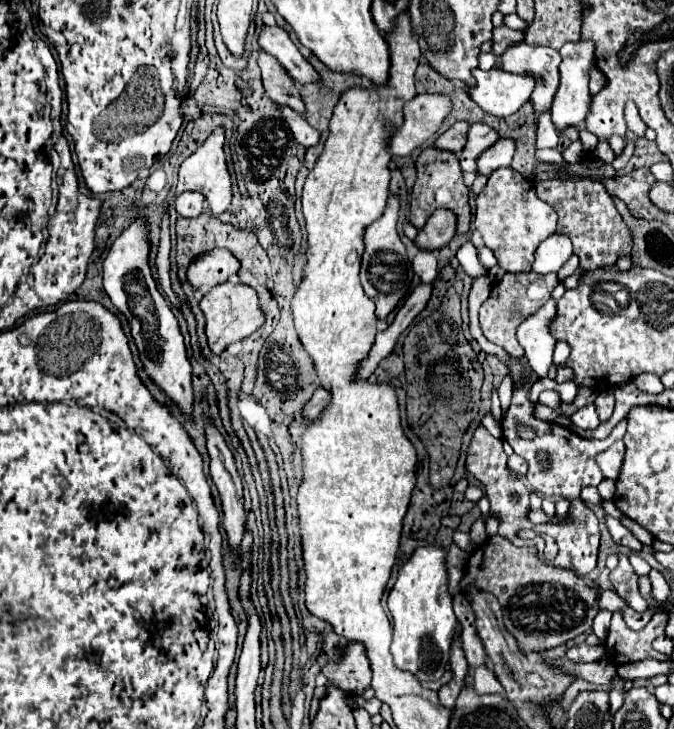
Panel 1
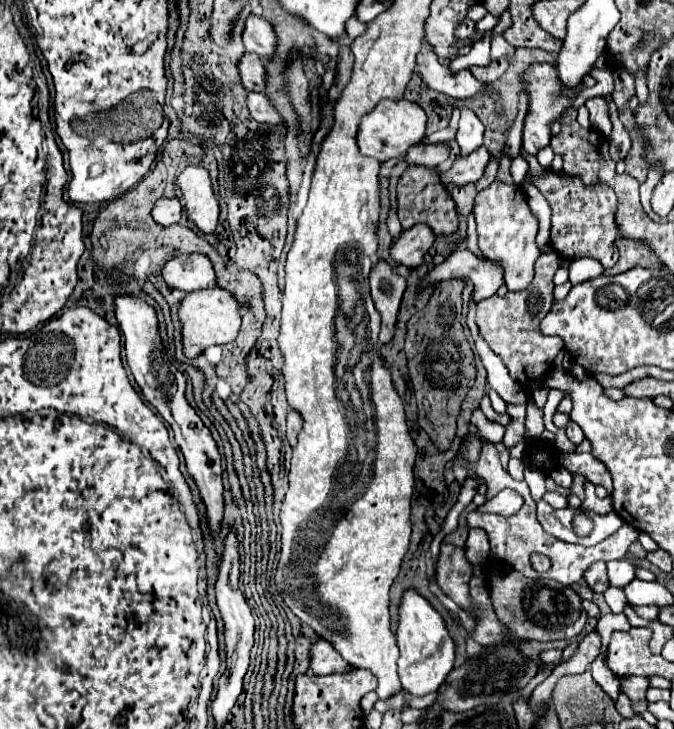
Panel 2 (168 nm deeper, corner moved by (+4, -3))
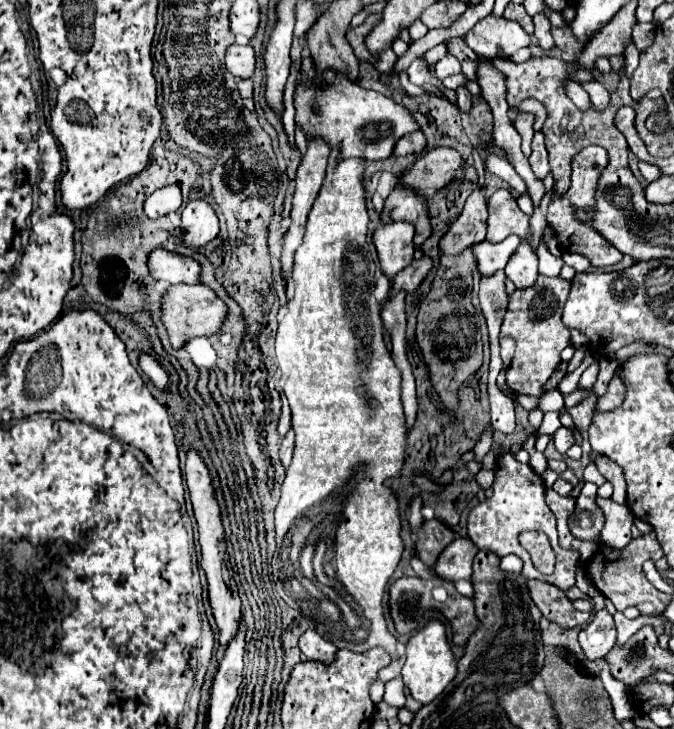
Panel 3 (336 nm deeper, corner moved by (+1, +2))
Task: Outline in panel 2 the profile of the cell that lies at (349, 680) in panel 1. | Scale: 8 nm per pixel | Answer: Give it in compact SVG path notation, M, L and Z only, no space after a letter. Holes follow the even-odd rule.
M317 639L311 647L311 671L315 675L329 675L329 673L349 673L353 667L335 651L329 641Z

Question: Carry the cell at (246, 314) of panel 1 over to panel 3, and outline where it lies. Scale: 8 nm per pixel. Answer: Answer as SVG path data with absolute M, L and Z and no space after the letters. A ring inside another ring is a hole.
M200 282L170 286L166 294L160 298L160 308L162 308L162 324L168 332L174 350L182 348L190 338L216 334L216 330L220 330L220 324L224 322L224 312L226 312L222 300L208 286Z

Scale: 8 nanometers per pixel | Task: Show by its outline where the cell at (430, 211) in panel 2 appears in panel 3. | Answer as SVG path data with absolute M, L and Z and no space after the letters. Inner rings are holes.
M394 188L390 196L384 200L384 210L380 214L380 222L408 222L414 226L414 244L420 246L430 236L430 218L426 210L426 202L416 192Z

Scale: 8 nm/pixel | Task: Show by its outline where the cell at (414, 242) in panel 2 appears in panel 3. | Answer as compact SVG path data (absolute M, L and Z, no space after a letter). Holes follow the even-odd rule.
M394 222L380 226L372 232L372 242L378 248L378 258L384 276L392 278L412 262L414 244L410 224Z

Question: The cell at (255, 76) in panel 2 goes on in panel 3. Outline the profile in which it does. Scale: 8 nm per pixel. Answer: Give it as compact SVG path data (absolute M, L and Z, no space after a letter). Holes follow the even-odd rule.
M232 44L226 48L226 68L238 78L252 78L254 74L254 50L250 46Z

